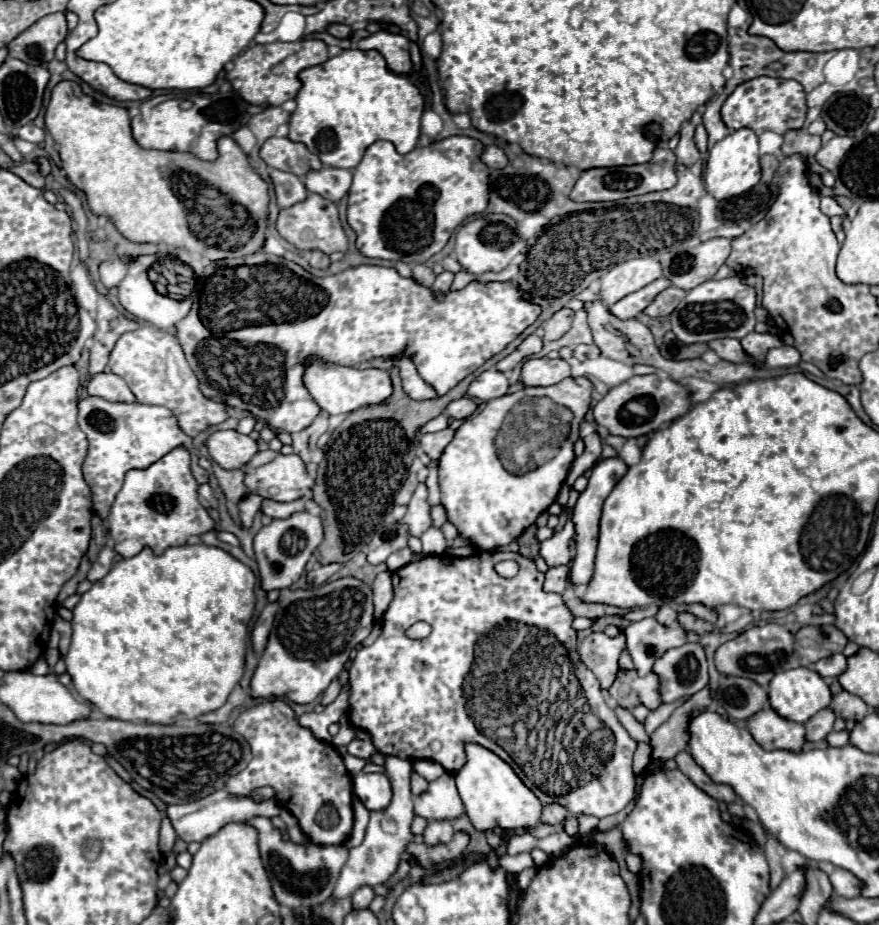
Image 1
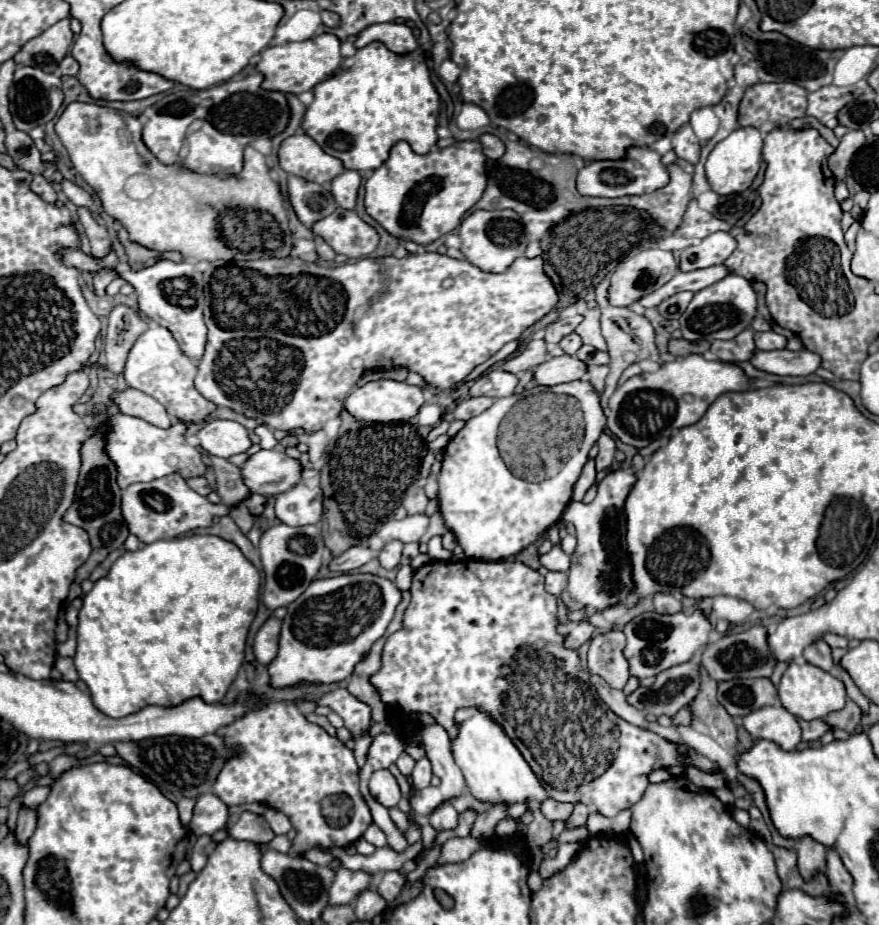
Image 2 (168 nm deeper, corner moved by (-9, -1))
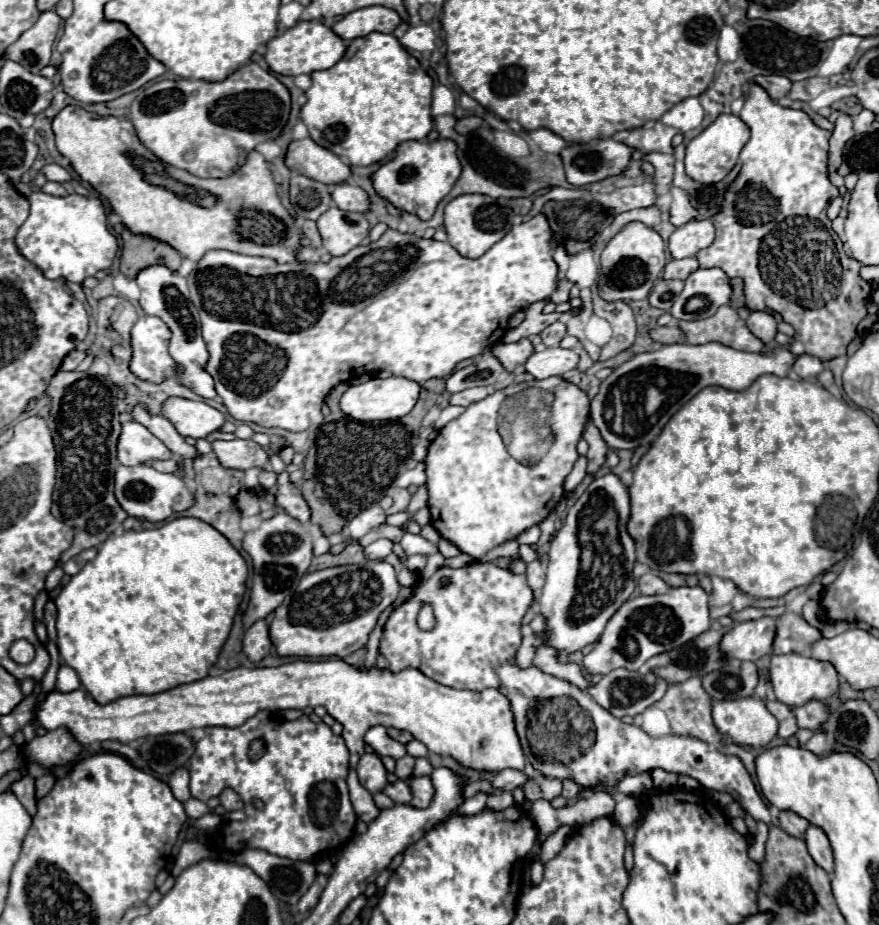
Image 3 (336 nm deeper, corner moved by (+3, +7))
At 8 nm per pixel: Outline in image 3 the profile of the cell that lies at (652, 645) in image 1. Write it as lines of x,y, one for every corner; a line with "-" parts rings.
700,586
670,588
666,594
630,598
608,620
600,642
584,658
584,670
588,674
608,674
614,668
638,670
652,656
680,648
708,628
708,594

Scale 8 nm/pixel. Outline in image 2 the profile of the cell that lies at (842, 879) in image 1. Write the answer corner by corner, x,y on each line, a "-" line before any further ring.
828,848
828,852
826,852
826,872
824,872
824,874
828,876
830,884
832,884
838,892
848,894
848,892
852,890
852,876
850,876
850,872
844,868
840,856
838,856
832,848

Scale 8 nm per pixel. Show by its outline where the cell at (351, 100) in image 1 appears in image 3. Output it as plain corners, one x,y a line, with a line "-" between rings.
372,32
368,36
354,38
336,66
322,72
312,72
310,78
312,86
306,90
306,104
300,110
300,118
308,126
310,138
316,144
340,158
346,158
352,166
370,166
380,162
390,156
400,142
424,140
432,130
432,78
392,34

